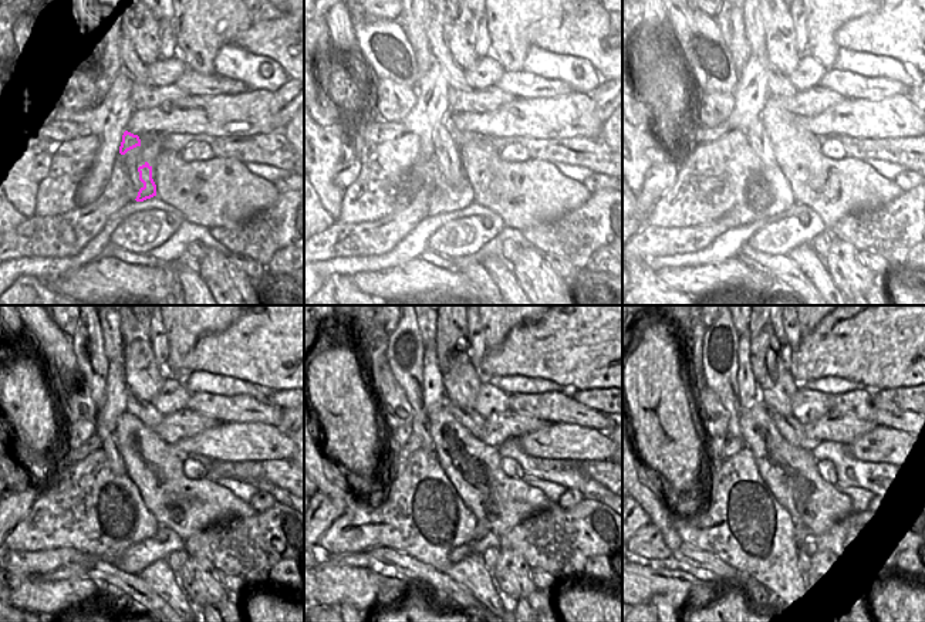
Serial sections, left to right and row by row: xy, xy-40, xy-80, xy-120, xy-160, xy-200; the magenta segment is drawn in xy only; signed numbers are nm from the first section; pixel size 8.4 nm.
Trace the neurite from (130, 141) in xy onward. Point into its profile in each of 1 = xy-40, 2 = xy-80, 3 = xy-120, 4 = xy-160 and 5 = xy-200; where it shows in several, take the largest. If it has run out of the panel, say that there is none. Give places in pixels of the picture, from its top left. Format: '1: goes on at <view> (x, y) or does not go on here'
1: goes on at xy-40 (444, 142)
2: goes on at xy-80 (756, 135)
3: goes on at xy-120 (108, 443)
4: goes on at xy-160 (405, 348)
5: goes on at xy-200 (719, 348)

